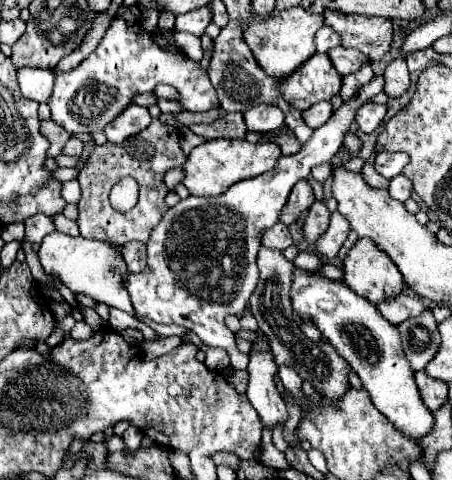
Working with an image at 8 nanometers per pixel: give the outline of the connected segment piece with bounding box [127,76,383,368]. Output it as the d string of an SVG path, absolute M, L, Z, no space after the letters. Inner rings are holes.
M373 78L367 86L359 90L359 96L353 102L343 104L327 124L313 130L313 136L307 144L301 146L301 152L291 156L281 156L275 164L275 168L263 176L255 176L251 180L243 180L239 184L233 184L227 192L215 196L215 198L197 198L189 196L167 210L159 226L151 232L151 238L147 242L147 266L139 274L131 274L127 280L127 292L131 296L131 304L135 312L157 324L175 324L183 326L187 330L193 330L203 344L207 346L221 346L227 350L231 358L233 368L247 368L249 354L243 354L235 348L235 334L225 326L225 316L229 314L243 314L251 294L255 292L259 270L255 264L257 250L261 246L261 236L267 228L271 228L275 222L279 222L281 210L287 204L291 188L307 178L311 174L311 168L323 162L329 162L333 154L343 146L343 134L351 128L351 122L355 118L355 112L361 104L365 104L371 96L383 92L383 78Z

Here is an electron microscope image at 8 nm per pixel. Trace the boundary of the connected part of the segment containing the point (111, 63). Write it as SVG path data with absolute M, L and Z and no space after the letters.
M115 18L89 58L85 58L71 72L55 74L55 88L49 98L51 120L71 134L99 132L125 106L131 104L135 94L153 92L159 82L171 84L179 92L179 104L189 112L207 112L219 106L217 92L207 76L207 70L203 70L199 62L159 48L153 34L147 32L141 22Z

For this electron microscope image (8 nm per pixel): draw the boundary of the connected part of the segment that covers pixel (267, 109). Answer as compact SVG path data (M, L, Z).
M259 104L249 108L245 114L245 126L251 132L271 132L283 126L285 114L281 108L275 108L271 104Z

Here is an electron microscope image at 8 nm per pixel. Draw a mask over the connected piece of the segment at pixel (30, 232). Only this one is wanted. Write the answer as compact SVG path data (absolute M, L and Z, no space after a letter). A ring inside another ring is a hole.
M35 214L25 220L25 242L41 244L49 232L55 232L55 224L49 216Z

